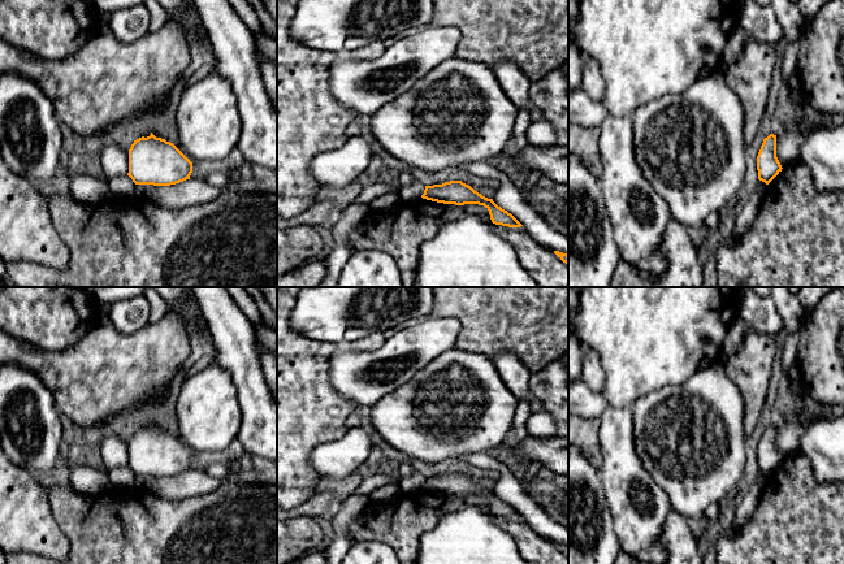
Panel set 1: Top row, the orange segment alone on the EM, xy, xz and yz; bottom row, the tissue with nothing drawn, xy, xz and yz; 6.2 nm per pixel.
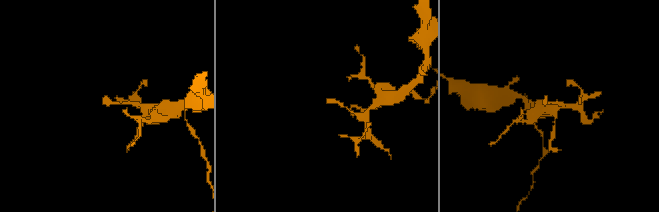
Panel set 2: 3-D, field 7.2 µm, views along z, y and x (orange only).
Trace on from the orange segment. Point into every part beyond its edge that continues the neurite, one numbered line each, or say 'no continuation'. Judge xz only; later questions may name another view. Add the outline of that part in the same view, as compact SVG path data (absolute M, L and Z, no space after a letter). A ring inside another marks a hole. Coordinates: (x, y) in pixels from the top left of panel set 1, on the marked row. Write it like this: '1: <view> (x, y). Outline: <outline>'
no continuation

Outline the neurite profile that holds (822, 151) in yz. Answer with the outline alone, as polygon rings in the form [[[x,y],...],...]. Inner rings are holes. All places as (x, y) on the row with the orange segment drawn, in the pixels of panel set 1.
[[[844,118],[808,130],[795,162],[809,168],[818,192],[844,192]]]

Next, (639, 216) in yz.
[[[607,113],[598,127],[598,151],[602,162],[600,182],[620,261],[631,264],[655,279],[668,268],[668,260],[659,251],[663,231],[671,220],[667,203],[654,191],[636,162],[632,116]]]

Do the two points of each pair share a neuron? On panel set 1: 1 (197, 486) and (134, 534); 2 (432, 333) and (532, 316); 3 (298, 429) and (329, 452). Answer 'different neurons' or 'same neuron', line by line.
1: different neurons
2: different neurons
3: different neurons

